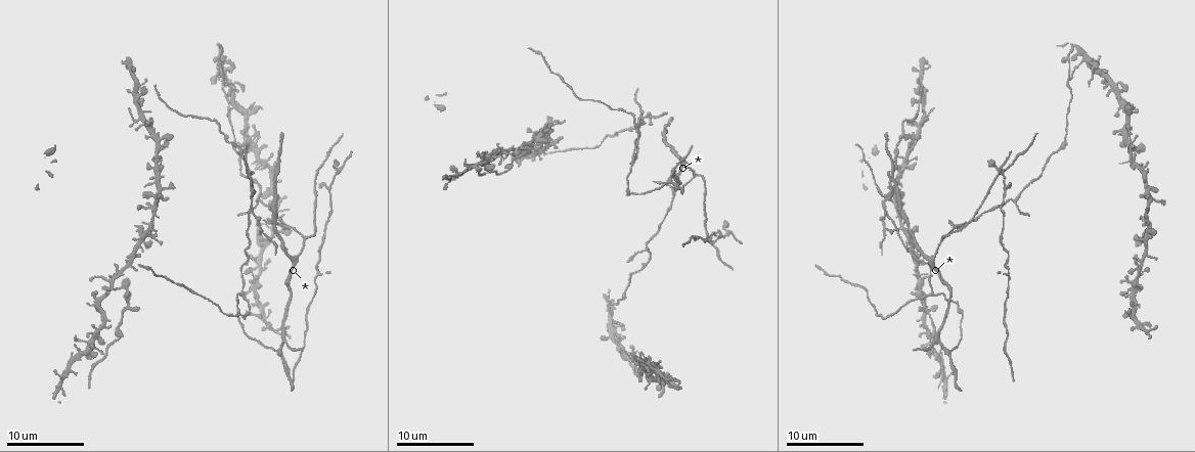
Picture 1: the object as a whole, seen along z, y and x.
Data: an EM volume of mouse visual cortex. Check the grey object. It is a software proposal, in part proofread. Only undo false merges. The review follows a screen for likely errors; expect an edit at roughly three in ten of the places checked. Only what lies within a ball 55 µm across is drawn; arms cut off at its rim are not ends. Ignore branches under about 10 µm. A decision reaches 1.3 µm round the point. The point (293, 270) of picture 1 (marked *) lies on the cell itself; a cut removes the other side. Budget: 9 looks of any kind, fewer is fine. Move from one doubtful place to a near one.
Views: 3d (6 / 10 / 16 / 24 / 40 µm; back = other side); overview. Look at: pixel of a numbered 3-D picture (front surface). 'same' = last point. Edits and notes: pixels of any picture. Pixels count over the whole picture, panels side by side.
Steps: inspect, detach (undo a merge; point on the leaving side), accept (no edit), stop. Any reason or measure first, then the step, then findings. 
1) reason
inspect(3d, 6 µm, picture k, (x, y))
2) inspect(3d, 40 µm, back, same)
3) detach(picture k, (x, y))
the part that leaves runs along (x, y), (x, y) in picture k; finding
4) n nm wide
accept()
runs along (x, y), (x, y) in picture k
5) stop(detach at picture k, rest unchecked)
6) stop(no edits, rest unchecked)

branch point
inspect(3d, 10 µm, picture 1, (932, 291))

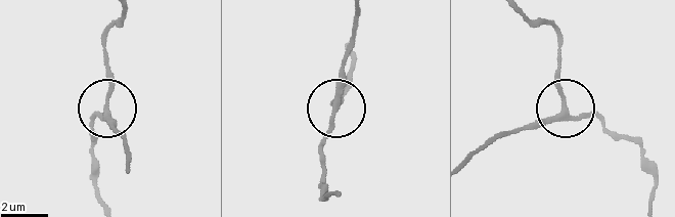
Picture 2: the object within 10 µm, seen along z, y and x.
200 nm wide
accept()
runs along (341, 194), (323, 201), (323, 147), (345, 55) in picture 2; continuous, no second cell

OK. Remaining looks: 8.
three-way junction
inspect(3d, 6 µm, picture 1, (695, 175))

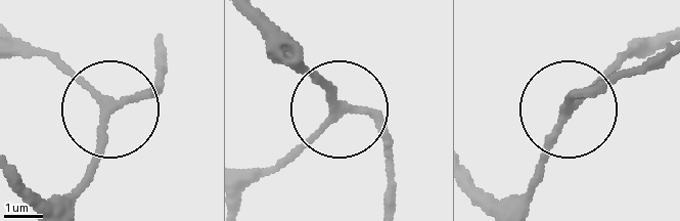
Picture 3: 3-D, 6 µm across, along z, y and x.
accept()
runs along (288, 64), (372, 123), (392, 169) in picture 3; one cell here

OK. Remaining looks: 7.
four-way junction
inspect(3d, 16 µm, picture 1, (139, 119))

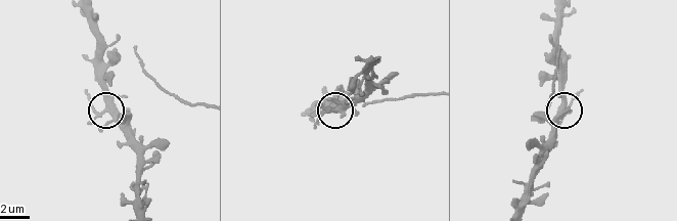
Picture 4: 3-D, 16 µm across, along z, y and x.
360 nm wide
accept()
runs along (204, 105), (118, 57), (104, 105), (121, 144) in picture 4; all the same cell

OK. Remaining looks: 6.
three-way junction
inspect(3d, 10 µm, picture 1, (317, 175))

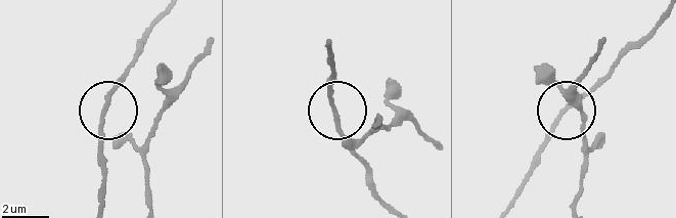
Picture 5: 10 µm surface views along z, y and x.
inspect(3d, 6 µm, picture 5, (333, 113))

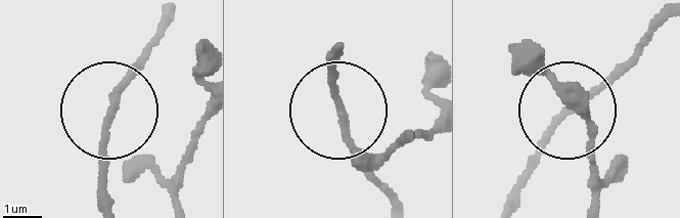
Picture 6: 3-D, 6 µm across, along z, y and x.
accept()
runs along (505, 203), (567, 112), (616, 180) in picture 6; all the same cell

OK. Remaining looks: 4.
side arm on a straight run
inspect(3d, 10 µm, picture 1, (250, 200))

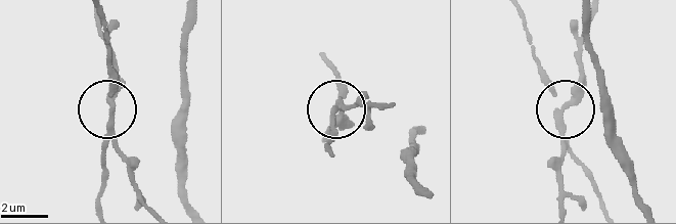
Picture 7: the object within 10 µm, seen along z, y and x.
inspect(3d, 10 µm, back, picture 7, (561, 114))

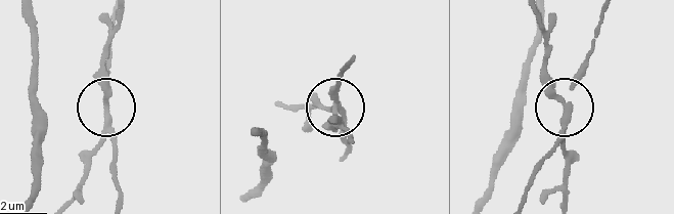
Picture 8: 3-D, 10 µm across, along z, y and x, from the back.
220 nm wide
detach(picture 8, (107, 89))
two cells meet here

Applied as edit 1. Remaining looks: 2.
stop(detach at picture 8, rest unchecked)

